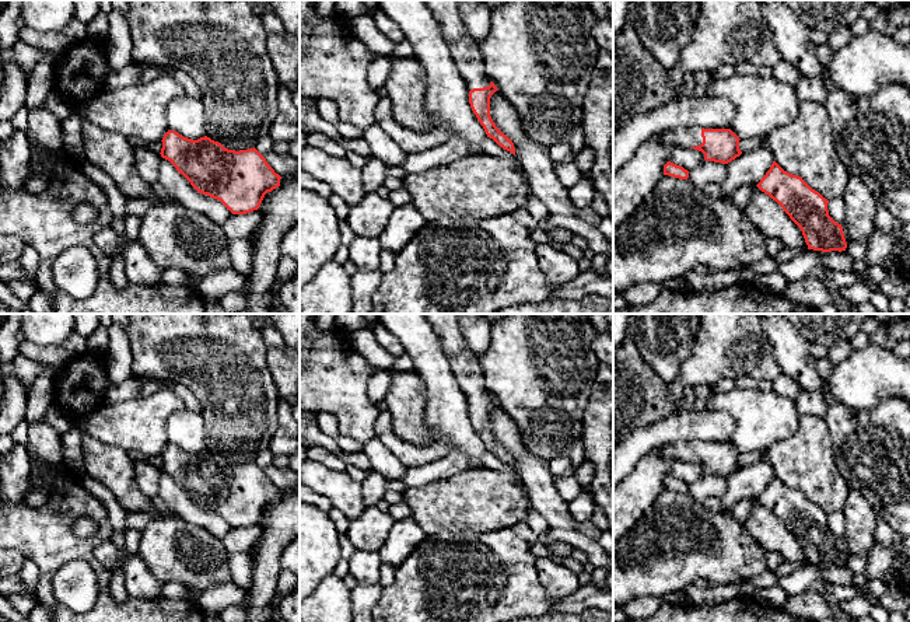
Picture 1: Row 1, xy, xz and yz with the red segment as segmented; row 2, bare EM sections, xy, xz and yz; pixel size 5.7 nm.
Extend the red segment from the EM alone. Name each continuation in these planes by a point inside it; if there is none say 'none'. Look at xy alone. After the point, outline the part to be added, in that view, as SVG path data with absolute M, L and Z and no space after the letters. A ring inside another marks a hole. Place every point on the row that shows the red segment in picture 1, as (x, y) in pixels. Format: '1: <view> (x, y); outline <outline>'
none

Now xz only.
1: xz (468, 59); outline M458 0L424 1L440 24L449 53L468 85L468 91L489 87L491 80L486 73L479 46L475 45L461 20Z

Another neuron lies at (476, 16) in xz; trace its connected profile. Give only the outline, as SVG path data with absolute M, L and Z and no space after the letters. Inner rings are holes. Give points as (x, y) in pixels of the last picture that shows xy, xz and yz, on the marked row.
M458 0L458 10L465 29L479 46L490 31L491 10L484 0Z

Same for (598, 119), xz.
M599 49L584 97L582 130L587 147L595 151L595 160L589 170L592 186L605 198L609 206L609 217L613 220L612 104L613 55L609 50Z

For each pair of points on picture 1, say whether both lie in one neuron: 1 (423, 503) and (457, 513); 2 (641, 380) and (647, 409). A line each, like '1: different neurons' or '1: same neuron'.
1: same neuron
2: same neuron

